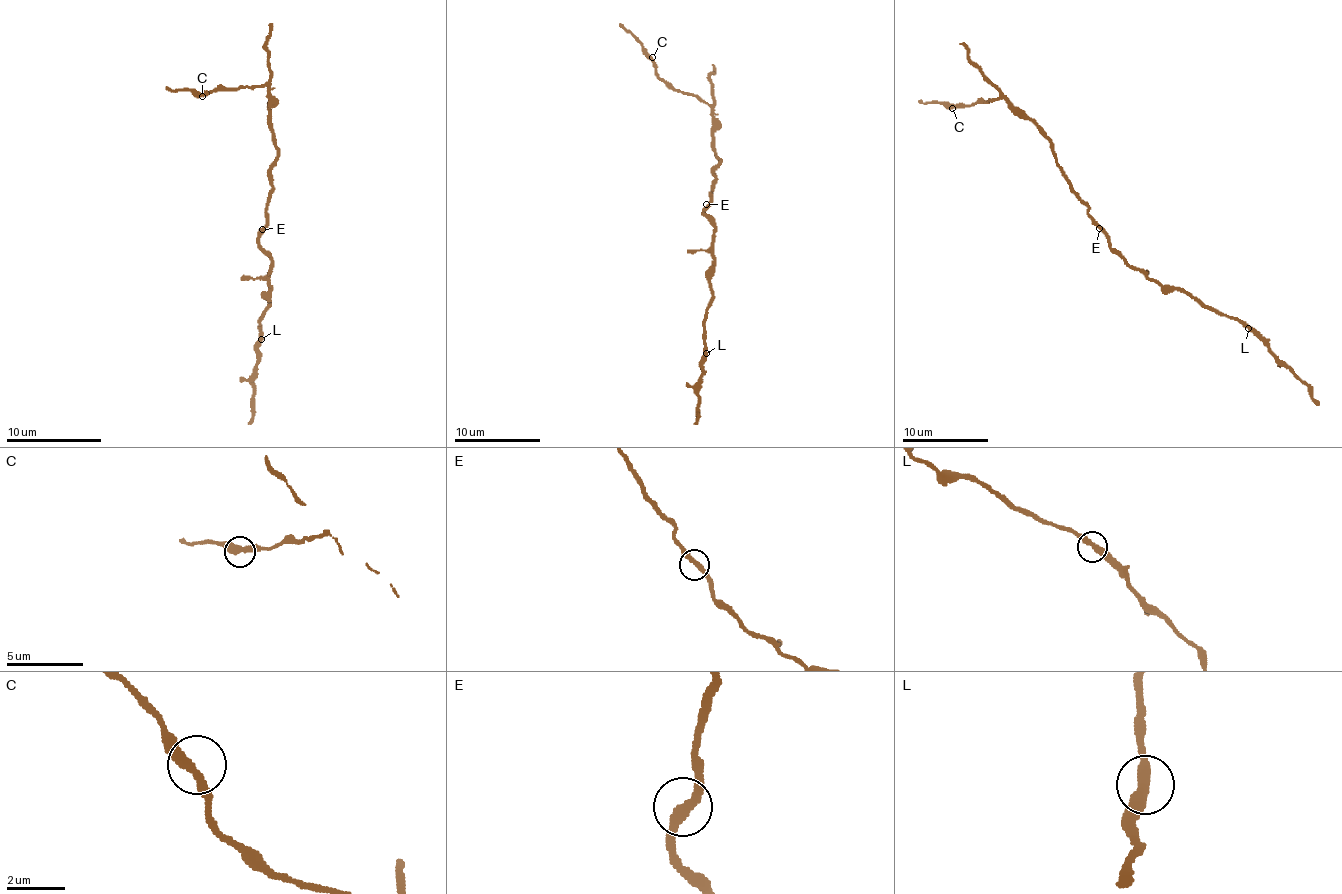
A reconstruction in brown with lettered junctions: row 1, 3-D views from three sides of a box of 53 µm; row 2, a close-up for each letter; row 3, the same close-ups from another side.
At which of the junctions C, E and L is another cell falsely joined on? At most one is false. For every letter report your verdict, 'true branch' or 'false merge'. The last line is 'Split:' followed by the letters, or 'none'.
C: true branch
E: true branch
L: true branch
Split: none

